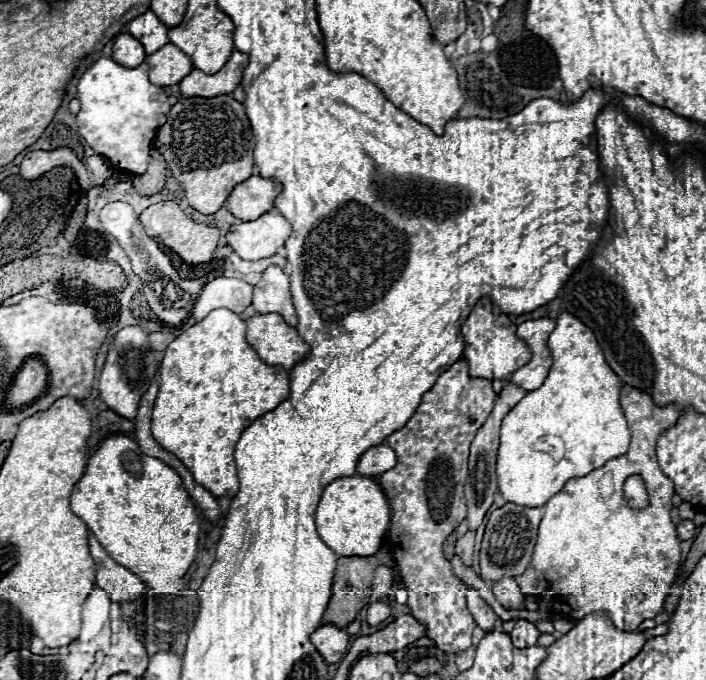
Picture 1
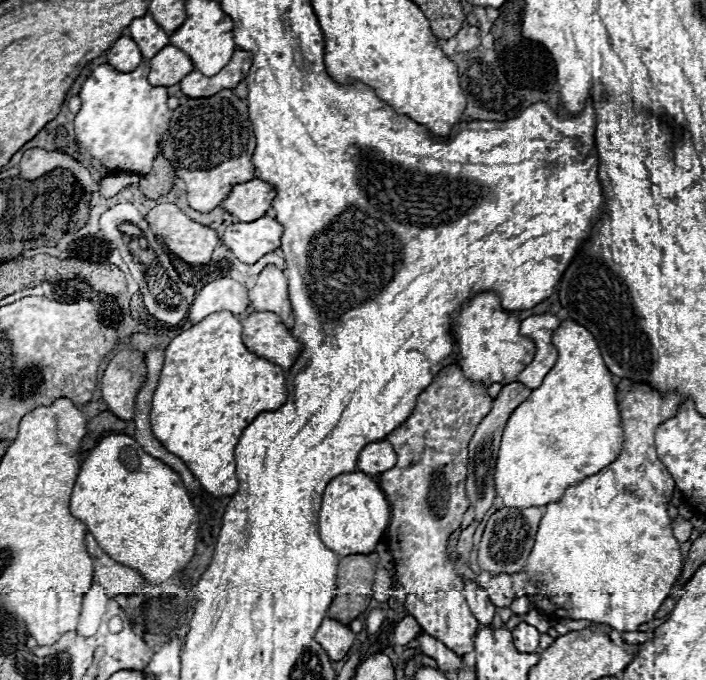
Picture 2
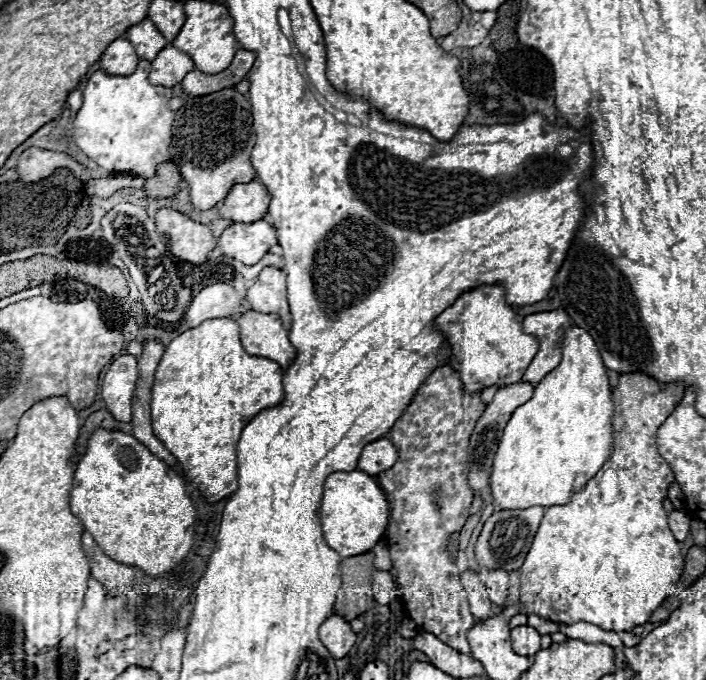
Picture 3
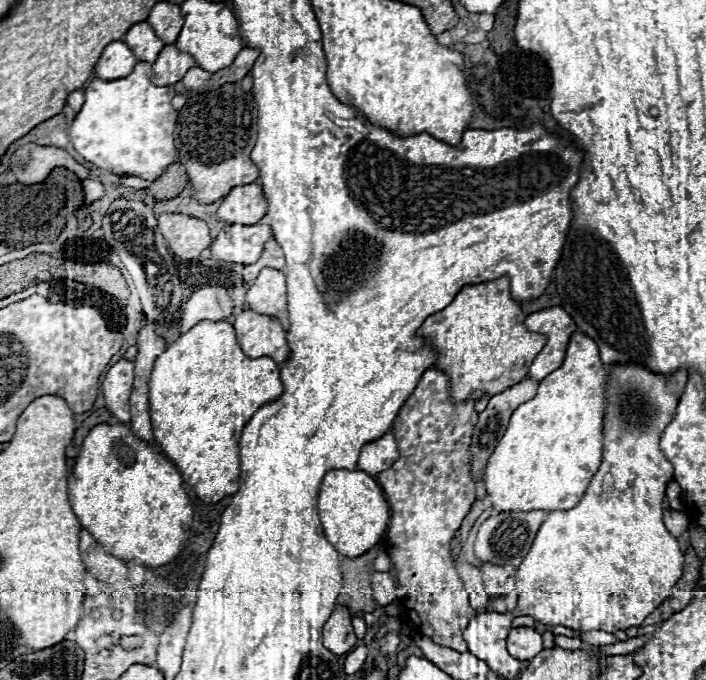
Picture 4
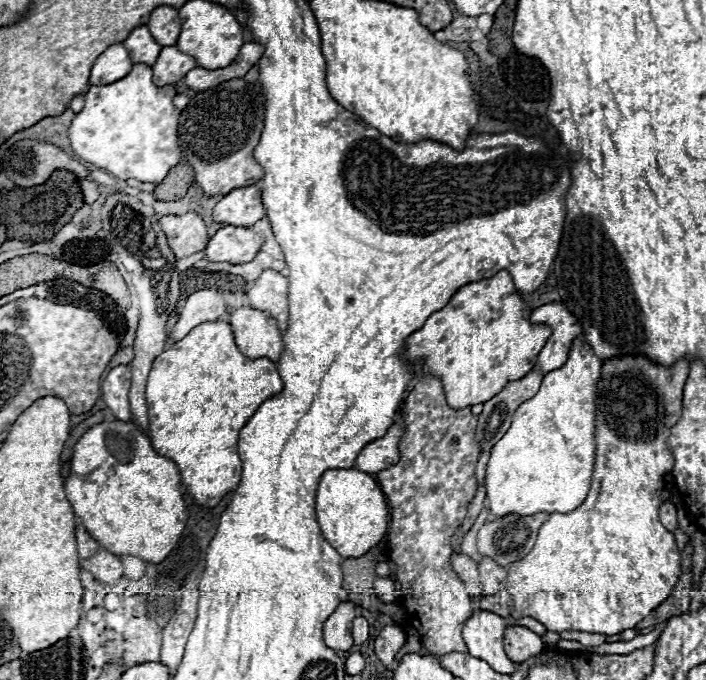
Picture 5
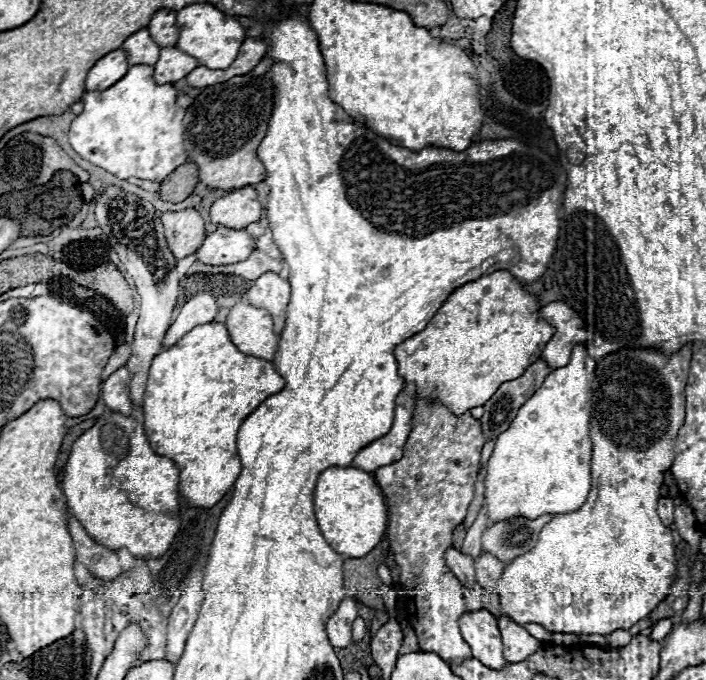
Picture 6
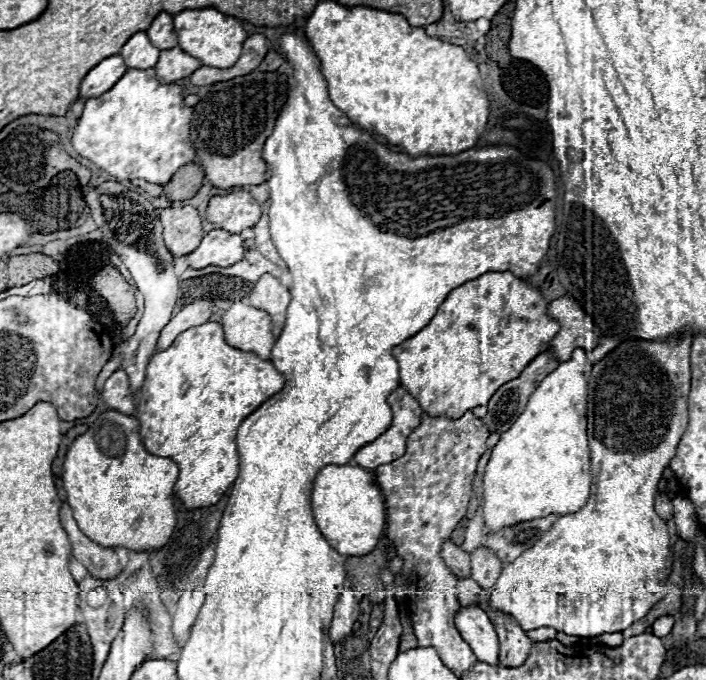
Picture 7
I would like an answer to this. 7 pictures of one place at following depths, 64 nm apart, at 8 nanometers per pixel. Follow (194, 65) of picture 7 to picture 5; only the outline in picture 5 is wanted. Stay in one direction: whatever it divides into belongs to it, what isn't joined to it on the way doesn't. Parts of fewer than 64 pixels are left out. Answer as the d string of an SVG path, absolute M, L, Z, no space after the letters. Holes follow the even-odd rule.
M164 46L152 68L154 84L176 84L186 76L186 72L190 72L190 68L196 68L196 60L180 52L176 46Z

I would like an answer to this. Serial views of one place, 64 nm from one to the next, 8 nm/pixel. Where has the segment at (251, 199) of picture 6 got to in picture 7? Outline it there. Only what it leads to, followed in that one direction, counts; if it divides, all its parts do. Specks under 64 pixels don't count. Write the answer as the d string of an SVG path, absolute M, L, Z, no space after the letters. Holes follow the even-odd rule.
M232 192L214 196L208 202L206 220L230 234L240 234L260 220L260 204L250 192Z

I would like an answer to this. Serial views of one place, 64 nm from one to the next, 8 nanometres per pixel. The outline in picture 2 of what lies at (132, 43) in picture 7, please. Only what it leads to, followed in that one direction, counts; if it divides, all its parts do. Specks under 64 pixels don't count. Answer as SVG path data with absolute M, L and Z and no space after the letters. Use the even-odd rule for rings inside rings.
M146 14L144 18L138 18L134 20L130 26L128 26L128 32L130 32L130 38L138 44L140 48L140 54L150 60L154 58L164 46L168 46L168 36L164 34L164 30L154 22L154 18L150 14Z

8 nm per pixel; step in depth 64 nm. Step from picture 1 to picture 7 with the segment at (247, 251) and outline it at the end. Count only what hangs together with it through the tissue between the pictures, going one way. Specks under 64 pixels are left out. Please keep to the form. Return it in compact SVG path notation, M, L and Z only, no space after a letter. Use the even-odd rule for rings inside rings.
M226 230L208 232L200 246L186 256L188 266L194 270L202 270L206 266L222 266L228 268L244 258L244 240L238 234L228 234Z

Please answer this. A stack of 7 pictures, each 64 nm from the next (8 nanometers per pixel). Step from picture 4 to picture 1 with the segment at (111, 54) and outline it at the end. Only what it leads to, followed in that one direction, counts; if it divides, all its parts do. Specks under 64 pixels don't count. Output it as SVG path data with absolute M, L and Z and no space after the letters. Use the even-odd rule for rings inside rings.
M120 34L116 40L114 40L114 46L112 46L112 60L126 66L126 68L136 68L138 64L142 64L146 58L144 54L144 48L142 44L132 38L130 34Z

